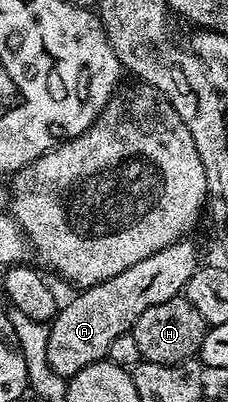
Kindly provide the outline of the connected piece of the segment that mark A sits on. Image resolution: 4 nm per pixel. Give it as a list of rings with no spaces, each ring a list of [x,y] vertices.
[[[180,240],[161,248],[161,252],[153,252],[153,256],[145,256],[145,260],[137,260],[133,268],[125,268],[125,272],[109,280],[80,289],[79,295],[68,306],[66,303],[48,325],[49,368],[63,379],[69,380],[74,374],[81,372],[81,368],[89,368],[89,364],[104,361],[109,347],[113,345],[113,340],[117,340],[117,336],[128,333],[137,316],[145,312],[145,308],[153,308],[153,304],[165,304],[165,300],[178,298],[186,291],[189,276],[193,276],[200,262],[199,254],[195,251],[191,240]]]

